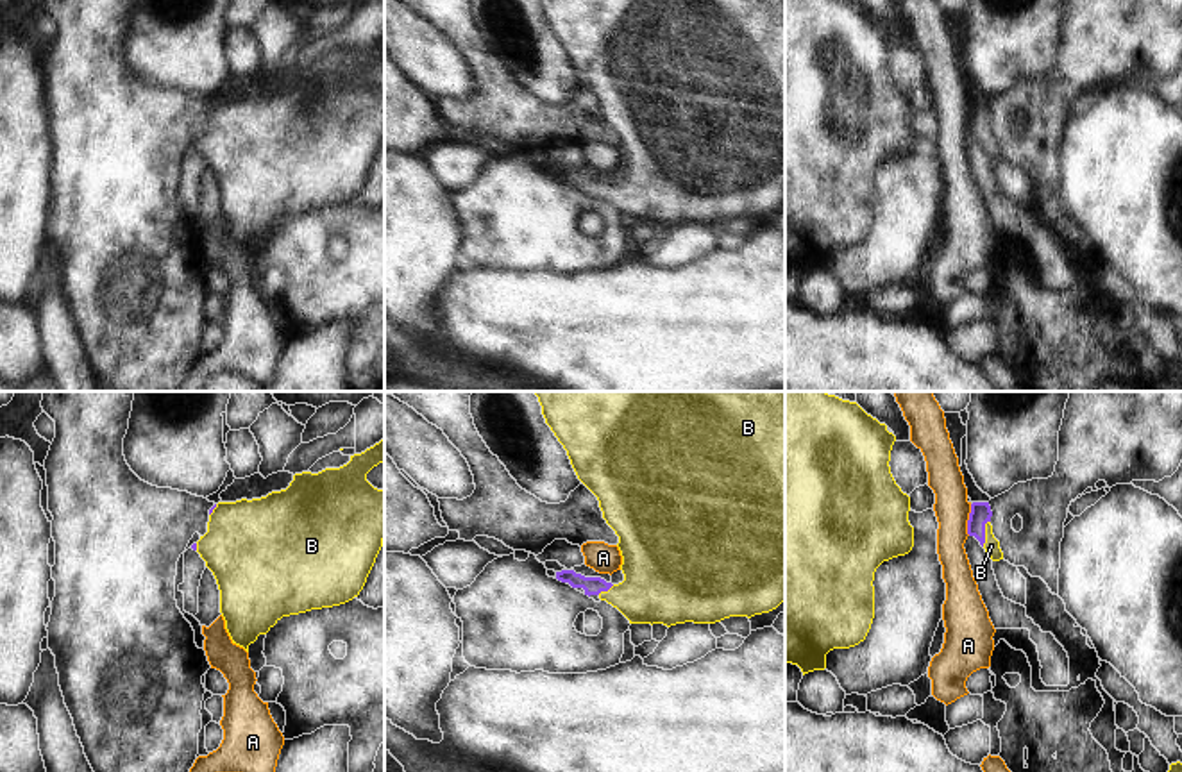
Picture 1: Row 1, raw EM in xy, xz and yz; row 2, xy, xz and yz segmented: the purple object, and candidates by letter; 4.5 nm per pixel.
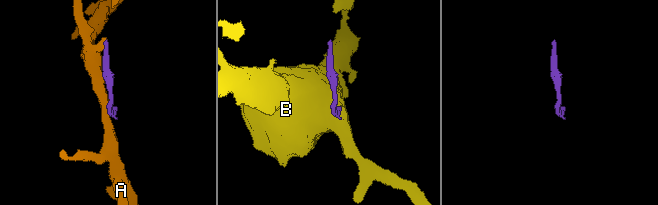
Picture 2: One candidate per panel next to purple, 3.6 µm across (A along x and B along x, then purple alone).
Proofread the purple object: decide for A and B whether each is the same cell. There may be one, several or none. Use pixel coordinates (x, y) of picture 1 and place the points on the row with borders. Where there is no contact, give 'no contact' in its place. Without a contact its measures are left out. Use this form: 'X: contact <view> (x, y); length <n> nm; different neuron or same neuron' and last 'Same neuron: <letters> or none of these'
A: contact yz (968, 520); length 140 nm; different neuron
B: contact yz (984, 533); length 120 nm; same neuron
Same neuron: B

